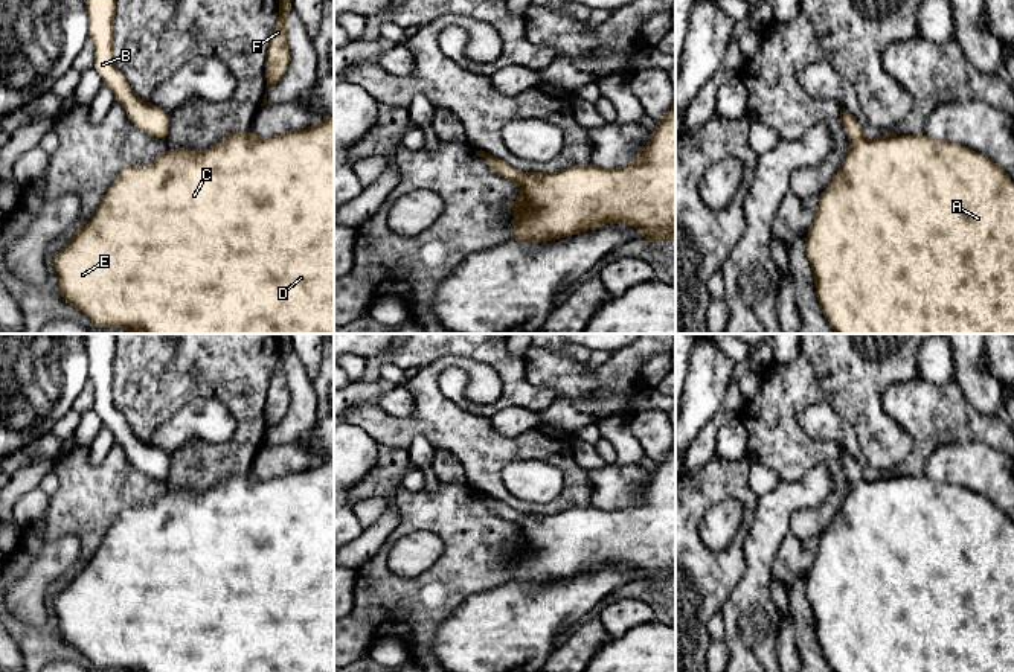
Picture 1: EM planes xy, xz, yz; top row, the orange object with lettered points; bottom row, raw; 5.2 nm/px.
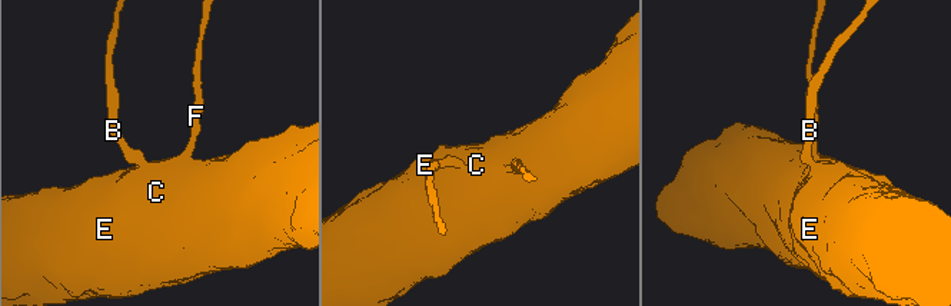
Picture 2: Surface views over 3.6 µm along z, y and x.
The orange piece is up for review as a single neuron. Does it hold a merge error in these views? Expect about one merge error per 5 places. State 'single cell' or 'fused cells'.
single cell

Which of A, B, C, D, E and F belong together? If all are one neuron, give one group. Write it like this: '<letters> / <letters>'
A B C D E F

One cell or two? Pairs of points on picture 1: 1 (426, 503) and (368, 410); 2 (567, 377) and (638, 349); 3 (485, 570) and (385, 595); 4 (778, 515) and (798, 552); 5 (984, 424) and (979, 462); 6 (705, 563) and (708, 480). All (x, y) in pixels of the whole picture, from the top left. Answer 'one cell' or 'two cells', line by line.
1: two cells
2: one cell
3: one cell
4: two cells
5: two cells
6: one cell

